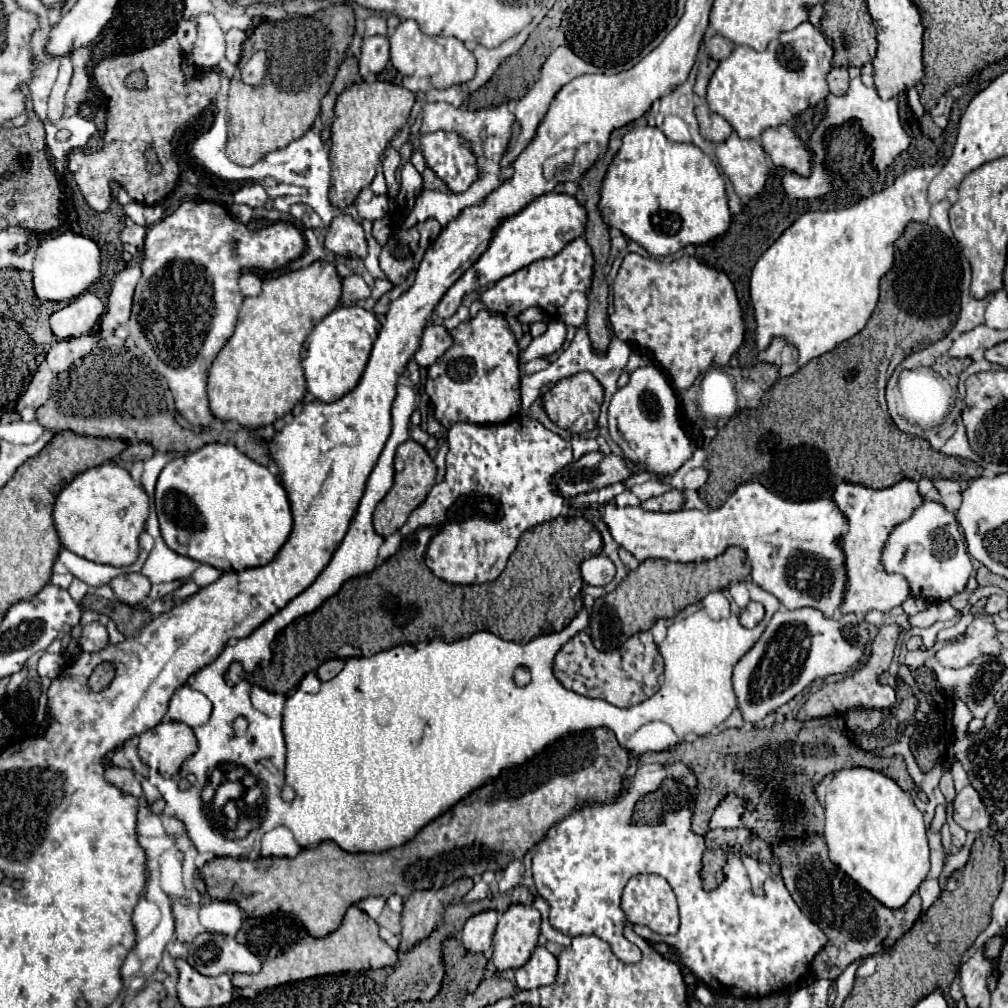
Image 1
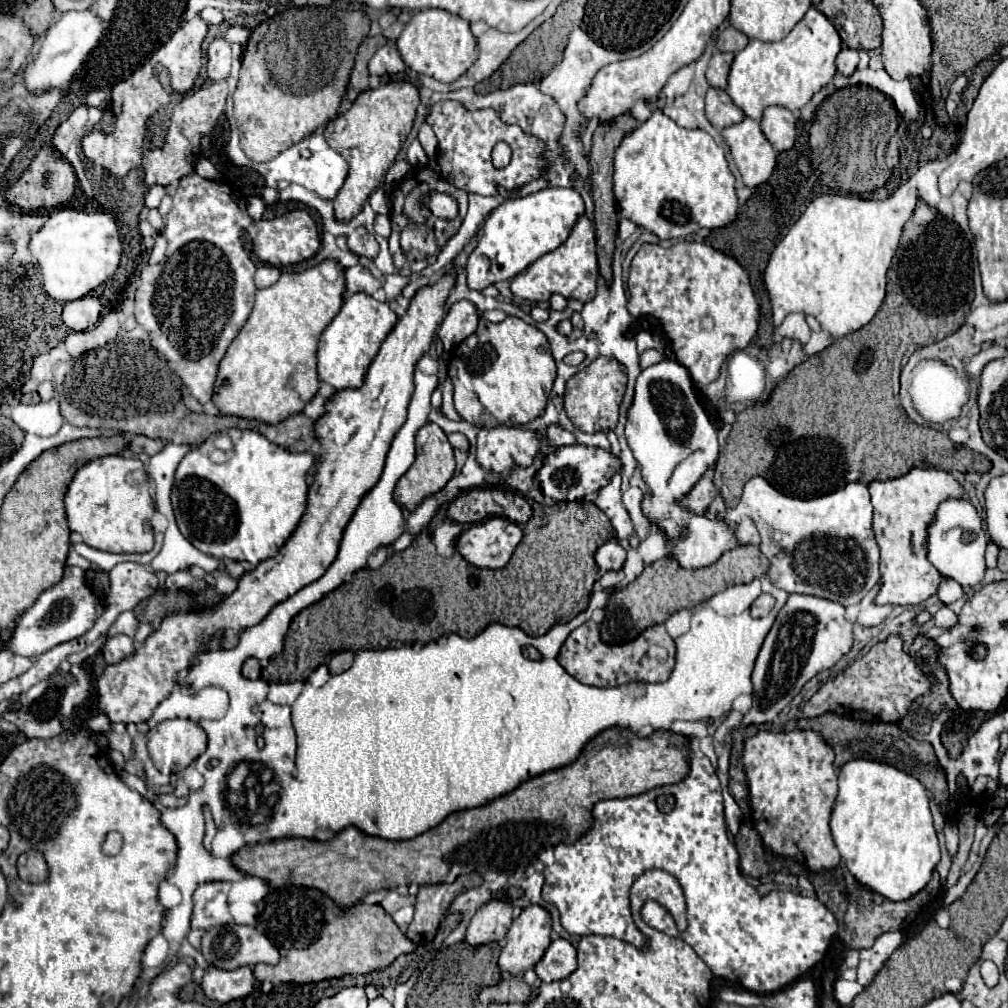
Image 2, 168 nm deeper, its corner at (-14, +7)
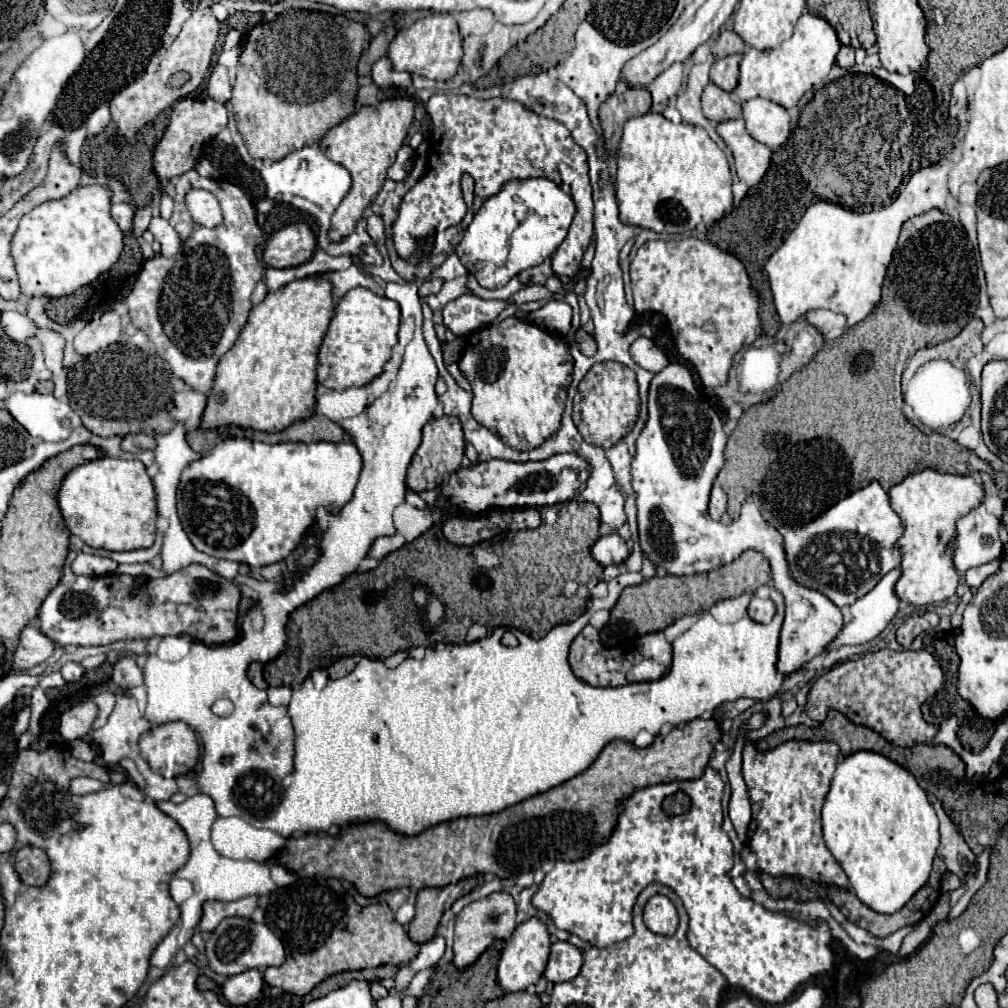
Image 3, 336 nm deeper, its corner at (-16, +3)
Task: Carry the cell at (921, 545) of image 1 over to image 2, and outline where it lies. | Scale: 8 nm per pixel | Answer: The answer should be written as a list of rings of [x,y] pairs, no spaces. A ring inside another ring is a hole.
[[[948,499],[940,503],[936,519],[928,529],[928,559],[948,579],[956,579],[962,587],[976,587],[984,579],[986,531],[978,509],[968,499]]]

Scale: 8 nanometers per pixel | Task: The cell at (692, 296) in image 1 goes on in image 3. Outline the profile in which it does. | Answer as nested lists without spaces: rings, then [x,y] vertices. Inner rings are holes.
[[[694,237],[684,241],[668,241],[668,243],[646,241],[630,263],[630,279],[632,279],[636,313],[638,315],[646,311],[662,313],[670,323],[678,353],[686,361],[690,361],[690,365],[700,375],[702,383],[706,387],[726,385],[732,357],[744,347],[746,341],[748,345],[756,341],[756,329],[760,327],[758,293],[750,285],[744,265],[734,255],[720,251],[710,241],[700,241]]]

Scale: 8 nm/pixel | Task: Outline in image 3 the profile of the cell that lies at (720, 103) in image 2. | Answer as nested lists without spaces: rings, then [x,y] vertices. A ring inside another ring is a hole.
[[[710,83],[702,93],[702,111],[706,119],[714,123],[724,123],[730,119],[738,119],[742,115],[742,105],[736,103],[730,93]]]

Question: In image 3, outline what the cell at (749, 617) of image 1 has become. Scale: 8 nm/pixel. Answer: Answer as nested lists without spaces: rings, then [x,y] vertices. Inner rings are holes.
[[[752,597],[750,601],[750,607],[748,607],[748,615],[758,621],[758,623],[768,623],[772,621],[776,613],[776,605],[770,601],[770,599],[760,599],[760,597]]]

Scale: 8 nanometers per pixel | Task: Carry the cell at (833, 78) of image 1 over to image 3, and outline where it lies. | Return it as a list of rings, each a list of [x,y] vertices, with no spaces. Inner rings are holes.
[[[840,47],[840,53],[836,57],[836,65],[842,69],[852,69],[854,65],[854,49],[852,47]]]

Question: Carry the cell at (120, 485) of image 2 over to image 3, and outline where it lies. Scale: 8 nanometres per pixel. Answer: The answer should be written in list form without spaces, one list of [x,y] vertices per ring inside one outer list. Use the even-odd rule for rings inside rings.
[[[104,455],[72,469],[60,487],[58,503],[72,535],[78,535],[92,549],[134,551],[154,543],[156,499],[154,485],[142,461],[124,461]]]

